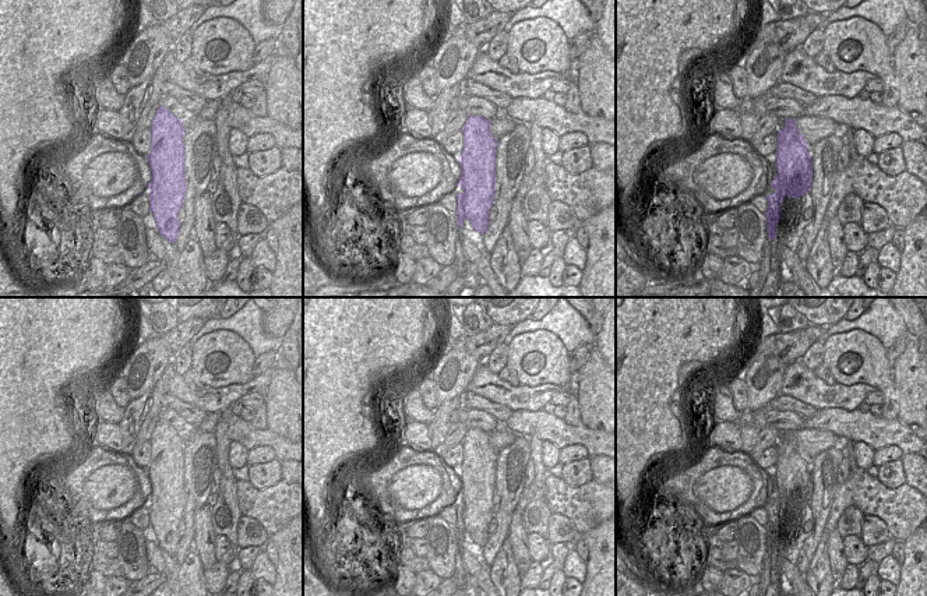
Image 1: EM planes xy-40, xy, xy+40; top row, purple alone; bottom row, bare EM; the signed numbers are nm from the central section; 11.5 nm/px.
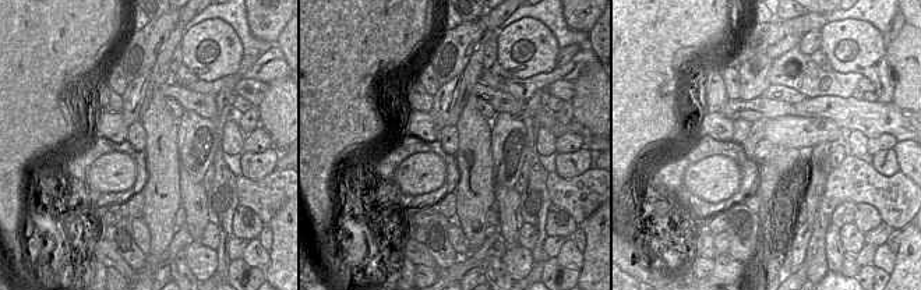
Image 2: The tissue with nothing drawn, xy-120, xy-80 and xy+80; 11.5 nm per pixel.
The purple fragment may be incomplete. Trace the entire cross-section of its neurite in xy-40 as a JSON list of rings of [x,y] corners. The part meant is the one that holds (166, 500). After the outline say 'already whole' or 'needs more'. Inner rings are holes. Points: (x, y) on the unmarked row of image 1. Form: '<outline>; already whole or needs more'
[[[159,419],[151,435],[151,462],[145,468],[151,483],[149,523],[159,547],[175,556],[179,546],[177,526],[186,508],[184,440],[166,420]]]; already whole

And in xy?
[[[468,429],[464,441],[464,461],[458,469],[461,479],[461,489],[455,498],[461,500],[461,505],[457,507],[457,539],[461,540],[465,532],[468,532],[473,543],[484,547],[490,535],[489,523],[494,515],[496,508],[496,461],[497,452],[490,445],[490,433],[482,429]]]; already whole

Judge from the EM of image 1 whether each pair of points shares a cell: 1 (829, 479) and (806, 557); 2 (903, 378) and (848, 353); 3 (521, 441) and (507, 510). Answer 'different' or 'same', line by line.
1: same
2: different
3: same

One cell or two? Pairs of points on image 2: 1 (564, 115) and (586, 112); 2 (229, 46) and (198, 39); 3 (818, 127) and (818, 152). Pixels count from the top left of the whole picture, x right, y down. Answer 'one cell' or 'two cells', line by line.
1: two cells
2: one cell
3: two cells

